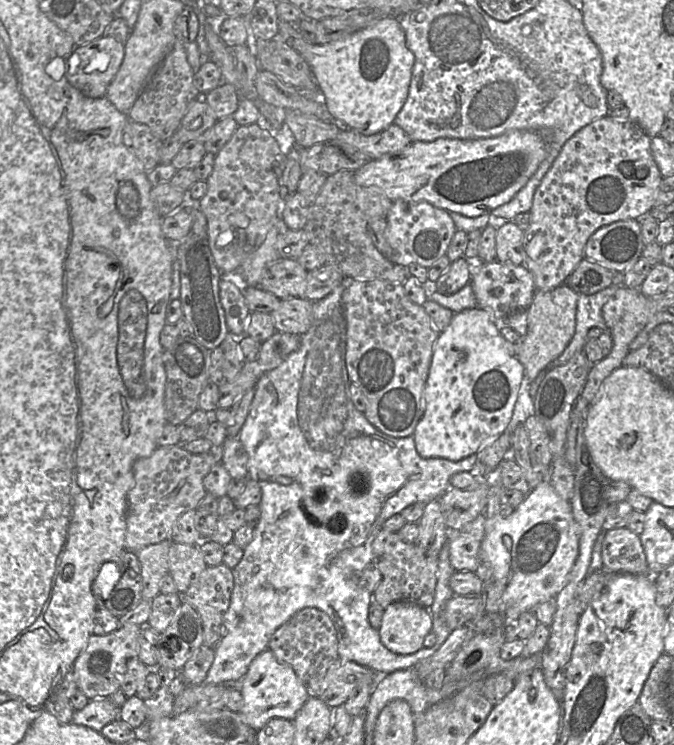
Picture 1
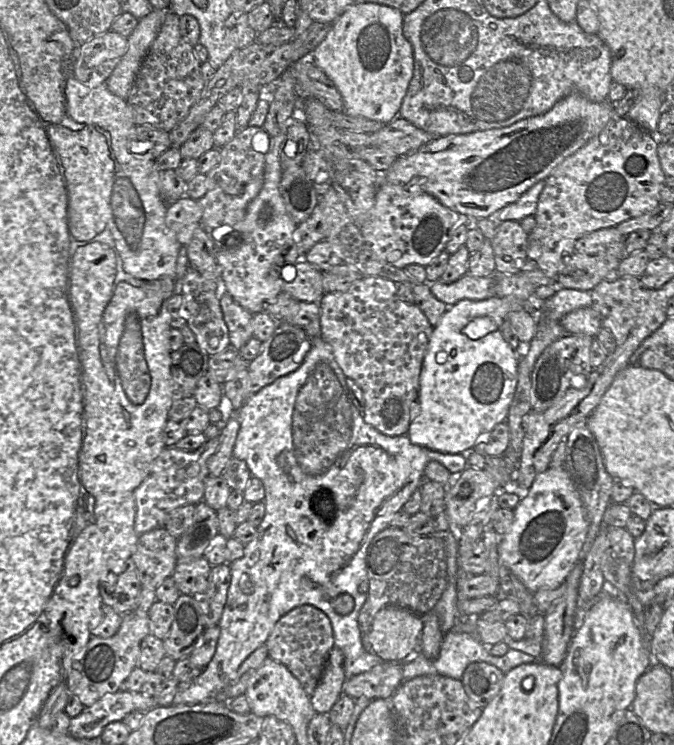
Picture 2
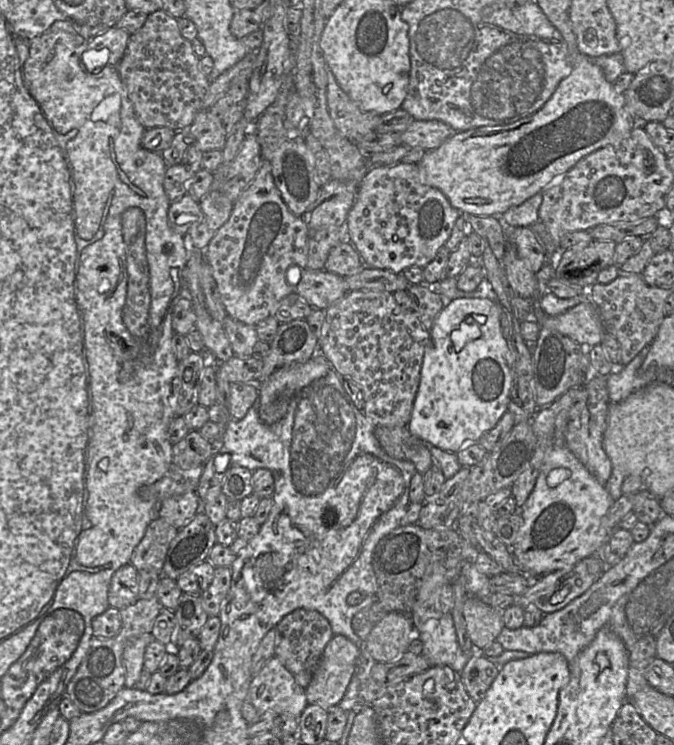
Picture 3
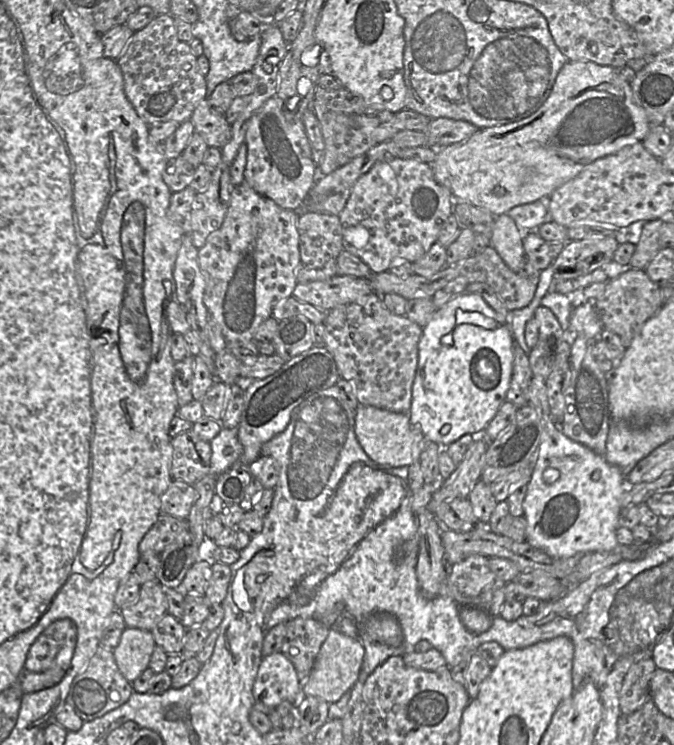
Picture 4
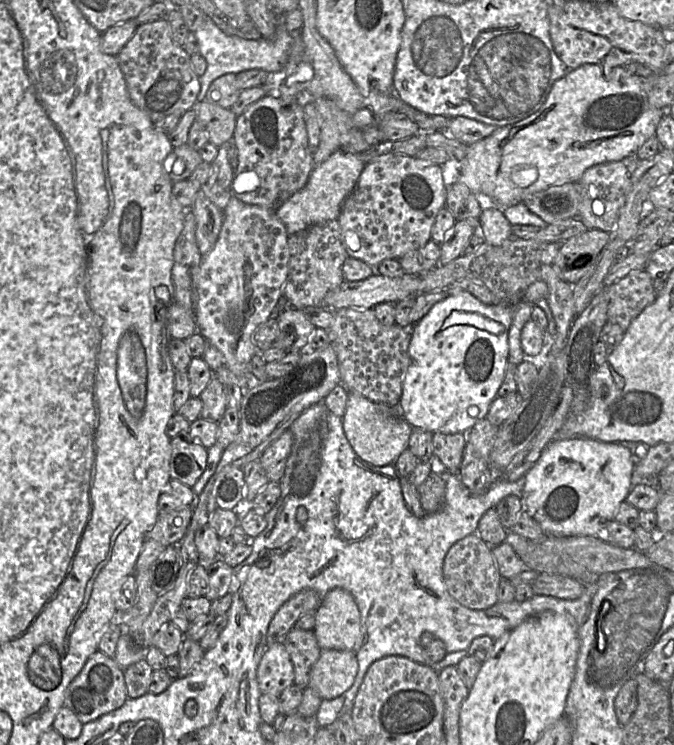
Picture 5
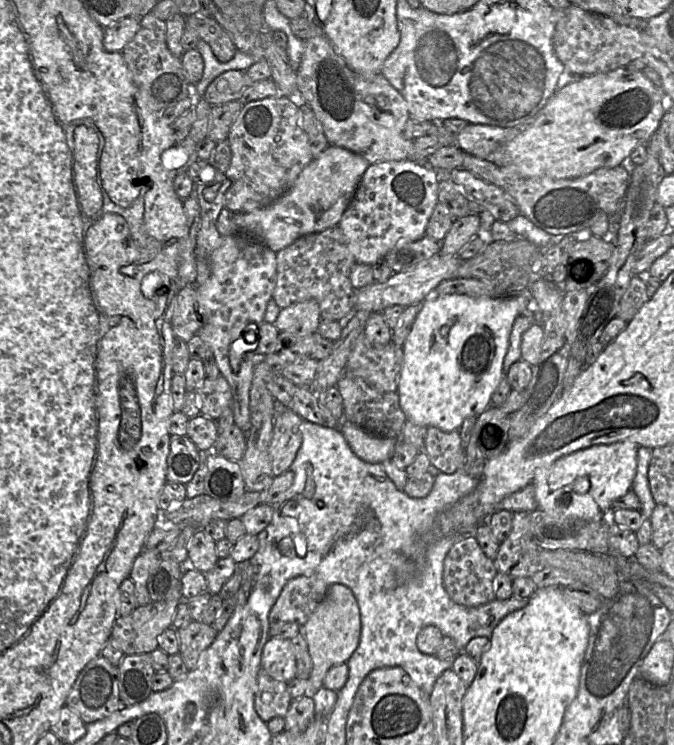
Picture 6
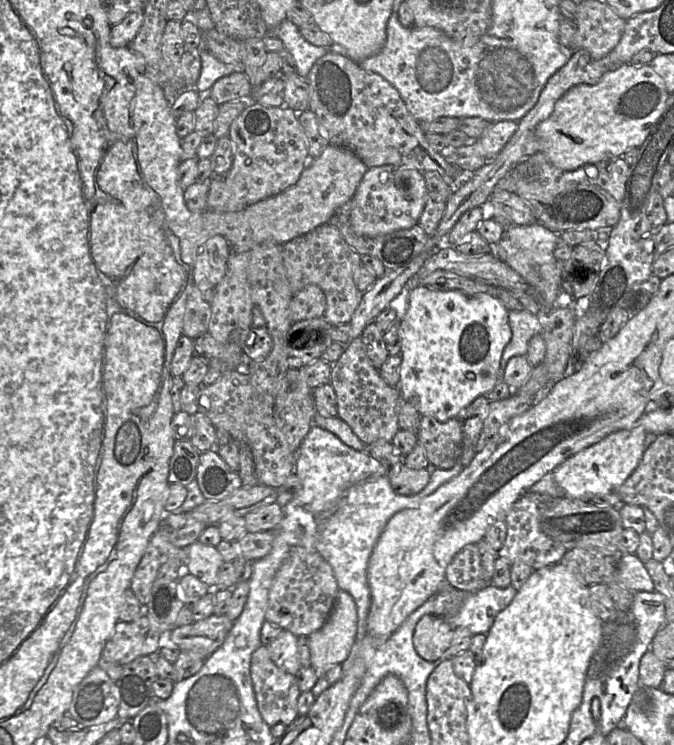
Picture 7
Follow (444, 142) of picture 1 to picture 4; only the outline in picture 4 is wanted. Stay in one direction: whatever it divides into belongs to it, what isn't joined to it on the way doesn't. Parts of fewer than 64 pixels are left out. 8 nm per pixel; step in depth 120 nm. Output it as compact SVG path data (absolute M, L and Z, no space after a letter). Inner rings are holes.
M566 61L547 99L531 117L480 129L458 144L439 148L431 166L436 181L451 192L454 201L467 202L499 216L516 206L545 200L594 161L642 142L650 127L644 109L635 102L631 86L621 77L619 69L590 61Z

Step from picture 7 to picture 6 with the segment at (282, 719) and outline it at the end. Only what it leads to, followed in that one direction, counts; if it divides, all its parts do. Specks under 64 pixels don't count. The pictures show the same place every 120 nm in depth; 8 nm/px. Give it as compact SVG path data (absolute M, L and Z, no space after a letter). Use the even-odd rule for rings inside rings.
M260 668L257 676L255 710L259 717L268 723L275 717L284 717L292 703L288 684L272 678Z

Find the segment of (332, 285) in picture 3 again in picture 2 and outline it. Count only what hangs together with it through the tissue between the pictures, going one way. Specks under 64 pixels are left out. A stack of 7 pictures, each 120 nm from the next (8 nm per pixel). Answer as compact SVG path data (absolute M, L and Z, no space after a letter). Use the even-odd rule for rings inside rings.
M300 259L294 264L296 277L291 282L285 282L283 292L290 294L300 302L319 303L326 294L323 289L323 272L317 267Z

